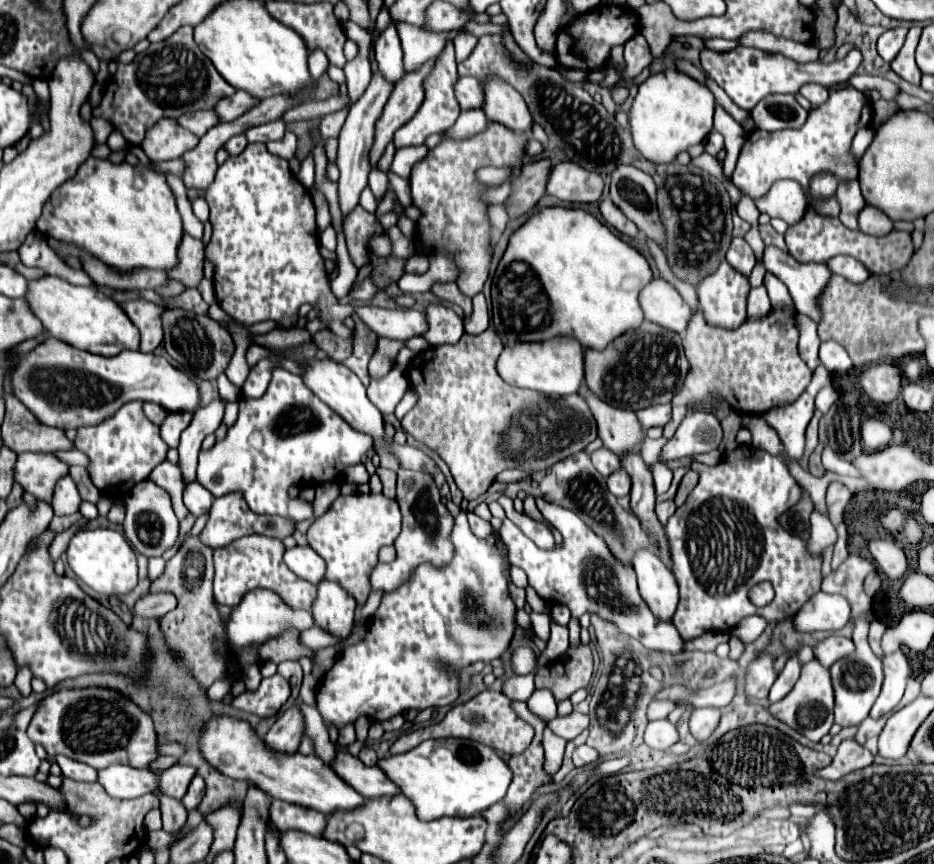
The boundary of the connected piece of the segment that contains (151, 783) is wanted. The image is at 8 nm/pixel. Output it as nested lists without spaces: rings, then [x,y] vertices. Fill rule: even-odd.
[[[112,764],[98,770],[98,782],[112,798],[138,798],[142,794],[154,792],[156,776],[154,772],[138,770],[124,764]]]

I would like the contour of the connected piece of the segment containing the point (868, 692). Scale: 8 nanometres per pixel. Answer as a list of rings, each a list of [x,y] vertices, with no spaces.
[[[862,612],[858,618],[854,618],[854,632],[852,632],[852,640],[856,644],[856,652],[848,658],[838,660],[836,664],[832,664],[830,672],[832,672],[832,684],[834,684],[834,696],[836,696],[836,722],[840,726],[856,726],[860,724],[874,700],[880,694],[882,688],[882,662],[880,658],[872,652],[866,636],[868,636],[868,626],[870,626],[870,612]]]

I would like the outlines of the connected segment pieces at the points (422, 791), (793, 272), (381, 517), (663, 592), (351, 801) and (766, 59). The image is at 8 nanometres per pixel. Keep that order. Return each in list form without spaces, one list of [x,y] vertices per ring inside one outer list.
[[[462,738],[426,740],[406,754],[380,760],[378,766],[400,786],[400,792],[412,800],[420,820],[436,820],[440,816],[472,818],[482,814],[506,796],[512,780],[510,766],[496,754],[496,750]]]
[[[766,246],[764,250],[764,264],[768,272],[786,284],[796,312],[820,324],[820,296],[830,282],[830,268],[826,268],[826,264],[800,264],[790,254],[772,246]]]
[[[382,494],[338,496],[328,512],[322,518],[316,518],[308,528],[308,544],[318,556],[324,558],[328,566],[324,578],[354,590],[356,602],[364,604],[370,594],[370,572],[378,564],[378,550],[386,544],[394,544],[400,528],[402,516],[396,500]]]
[[[650,548],[638,550],[632,564],[638,576],[638,590],[654,616],[660,620],[672,620],[678,604],[678,582],[674,574]]]
[[[226,716],[214,718],[200,740],[200,750],[202,750],[202,756],[222,774],[232,776],[236,780],[248,780],[278,800],[306,806],[326,816],[338,810],[356,810],[366,802],[330,766],[322,764],[318,756],[314,754],[302,756],[298,752],[288,756],[288,754],[272,752],[270,748],[266,748],[262,738],[258,738],[250,730],[248,722],[242,722],[242,720],[234,720]]]
[[[734,48],[730,52],[714,52],[714,50],[702,50],[702,68],[708,78],[712,78],[728,96],[734,104],[738,104],[742,110],[752,110],[764,96],[770,94],[794,94],[800,90],[802,84],[836,84],[836,82],[846,82],[852,74],[856,74],[858,66],[862,64],[862,54],[854,48],[846,54],[842,60],[834,62],[806,62],[798,64],[782,54],[766,54],[764,50],[758,48]]]

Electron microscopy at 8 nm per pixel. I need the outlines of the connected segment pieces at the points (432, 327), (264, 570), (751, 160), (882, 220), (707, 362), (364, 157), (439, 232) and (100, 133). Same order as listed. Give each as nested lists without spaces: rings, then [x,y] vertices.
[[[428,304],[426,322],[428,330],[424,332],[424,338],[430,346],[454,344],[464,334],[464,320],[442,304]]]
[[[244,536],[240,540],[234,540],[226,548],[214,550],[214,598],[222,606],[238,606],[242,596],[254,588],[268,588],[276,594],[280,594],[288,604],[294,608],[310,608],[312,600],[316,596],[316,586],[298,578],[286,564],[282,562],[284,546],[276,538],[266,536]]]
[[[848,86],[844,90],[830,92],[830,98],[826,104],[810,110],[808,120],[802,128],[778,130],[778,132],[762,132],[762,130],[750,132],[740,150],[740,158],[738,158],[736,170],[732,174],[732,182],[744,194],[748,194],[752,200],[756,200],[758,196],[764,196],[776,180],[790,178],[790,180],[796,180],[798,184],[802,184],[808,204],[818,214],[838,216],[840,204],[838,204],[836,194],[828,196],[828,198],[814,198],[810,192],[810,180],[822,172],[836,176],[838,182],[858,178],[858,168],[850,156],[850,142],[852,142],[856,130],[860,128],[860,120],[870,120],[870,116],[872,116],[870,102],[866,100],[866,96],[860,90]]]
[[[874,206],[862,208],[862,212],[858,214],[858,224],[860,224],[862,232],[872,234],[872,236],[884,236],[884,234],[892,232],[892,220],[886,218],[886,214]]]
[[[774,306],[770,314],[748,318],[734,330],[708,324],[702,308],[698,308],[682,336],[690,372],[684,390],[674,396],[672,406],[698,406],[700,412],[714,414],[714,406],[708,404],[708,398],[716,396],[740,414],[764,414],[772,406],[794,402],[812,378],[812,370],[798,356],[798,338],[798,314],[786,306]]]
[[[376,72],[370,80],[370,86],[366,92],[358,98],[358,102],[352,104],[346,122],[340,130],[340,142],[338,142],[338,168],[340,168],[340,180],[338,180],[338,194],[340,194],[340,208],[346,216],[360,198],[360,192],[368,186],[368,174],[370,174],[370,148],[374,144],[374,124],[378,122],[378,116],[382,116],[382,108],[386,106],[386,100],[390,98],[390,92],[394,90],[394,84],[388,82],[380,72]]]
[[[488,124],[488,130],[468,138],[468,140],[448,140],[444,138],[436,148],[432,148],[428,152],[428,156],[424,160],[420,160],[414,168],[412,168],[412,176],[410,176],[410,186],[414,188],[412,196],[414,196],[414,206],[422,210],[422,218],[418,220],[418,234],[422,240],[430,242],[432,248],[444,248],[444,250],[452,250],[458,256],[458,268],[460,268],[460,278],[458,278],[458,286],[466,296],[474,296],[482,290],[486,278],[488,278],[488,266],[490,266],[490,224],[488,224],[488,216],[486,216],[486,204],[478,198],[480,190],[484,188],[484,184],[476,182],[476,170],[482,166],[512,166],[514,174],[512,178],[520,172],[522,166],[522,156],[524,156],[524,146],[526,146],[528,136],[526,134],[516,134],[510,132],[508,128],[504,128],[502,124]]]
[[[92,118],[92,120],[90,120],[90,126],[92,126],[92,130],[94,130],[96,144],[106,144],[106,138],[108,138],[110,132],[114,130],[114,128],[110,126],[110,122],[104,120],[104,118]]]

